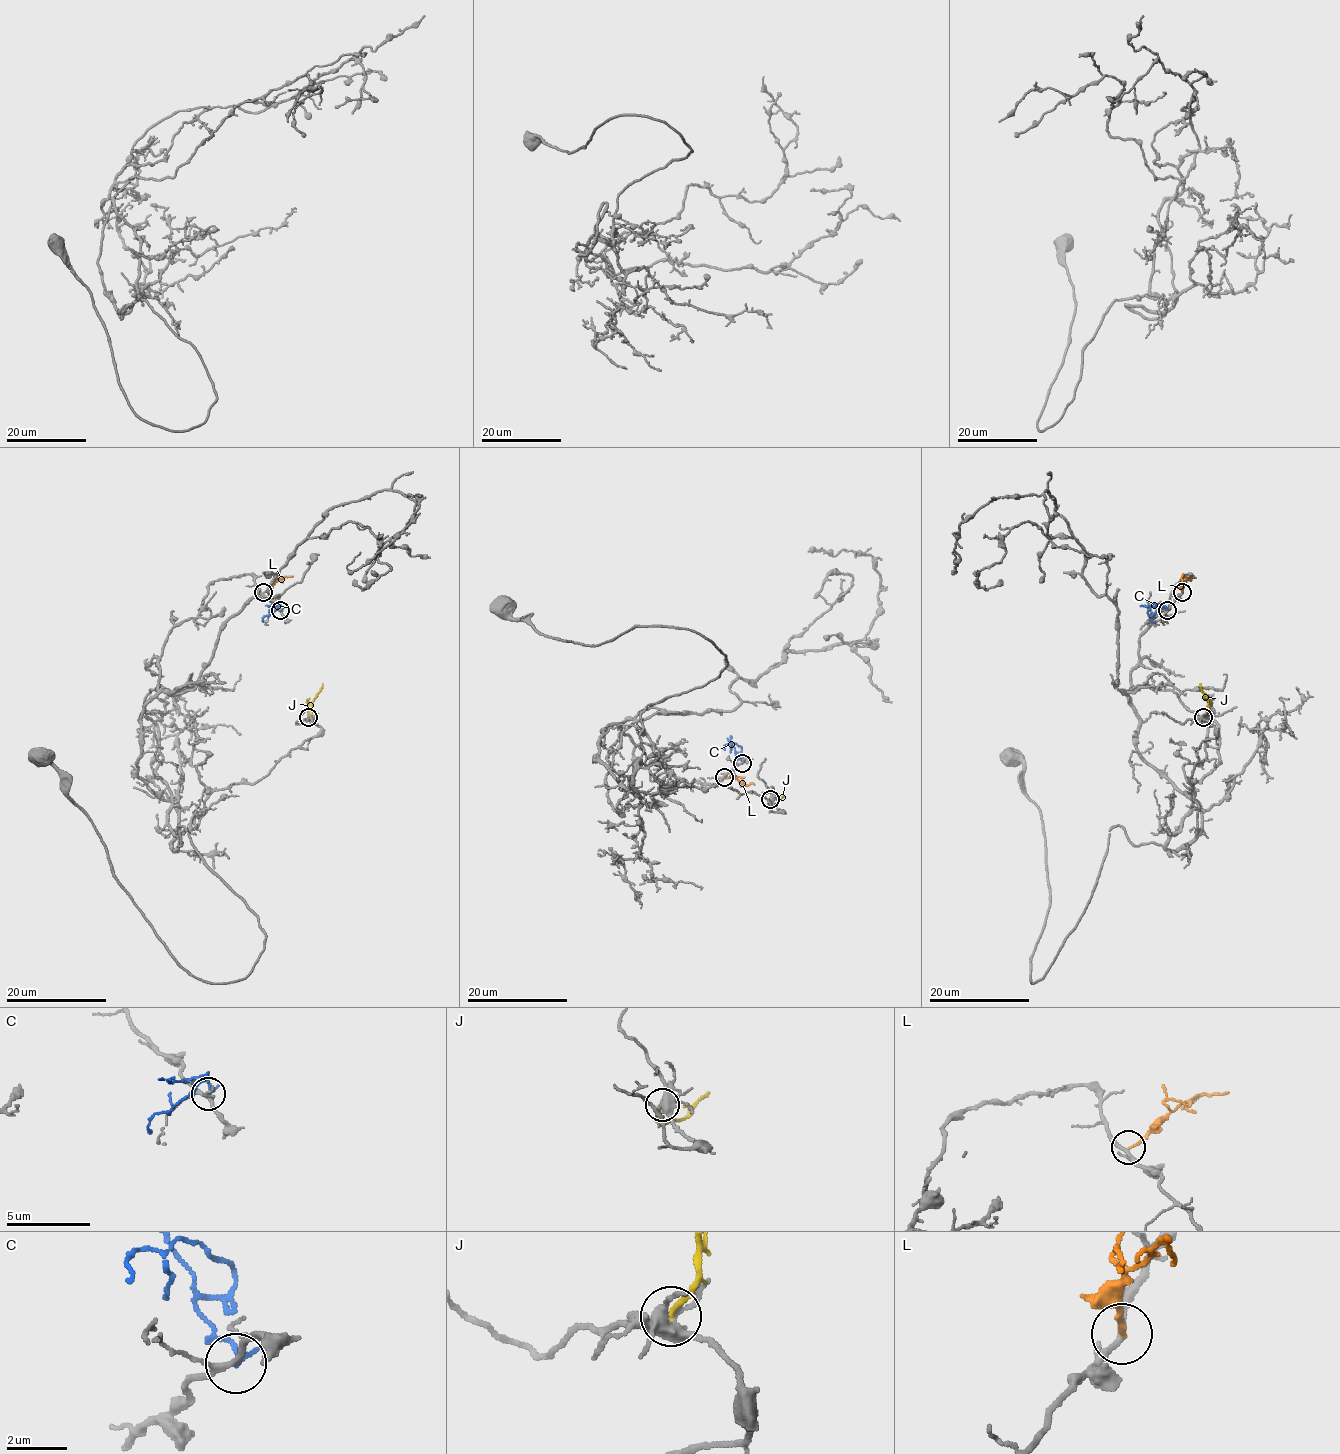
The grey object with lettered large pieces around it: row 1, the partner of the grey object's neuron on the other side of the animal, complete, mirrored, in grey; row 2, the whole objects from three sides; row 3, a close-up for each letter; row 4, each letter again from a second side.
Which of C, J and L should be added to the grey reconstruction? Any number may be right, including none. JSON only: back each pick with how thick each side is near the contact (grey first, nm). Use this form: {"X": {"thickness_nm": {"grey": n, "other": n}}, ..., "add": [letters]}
{"L": {"thickness_nm": {"grey": 180, "other": 160}}, "add": ["L"]}

